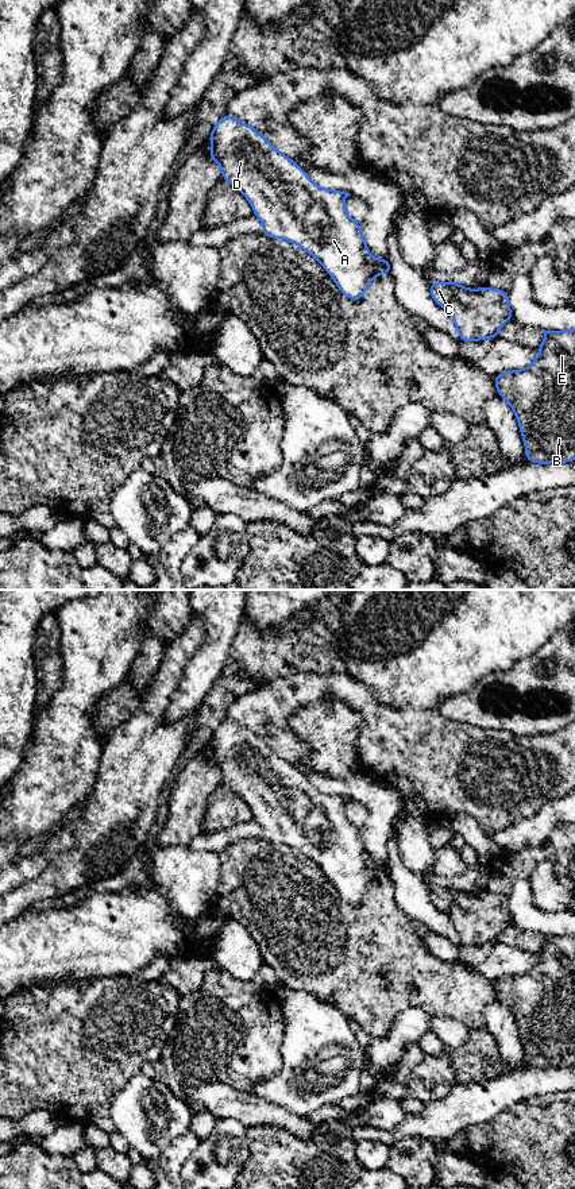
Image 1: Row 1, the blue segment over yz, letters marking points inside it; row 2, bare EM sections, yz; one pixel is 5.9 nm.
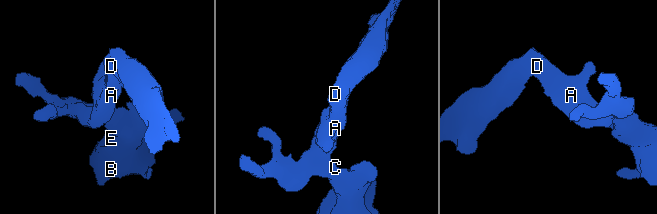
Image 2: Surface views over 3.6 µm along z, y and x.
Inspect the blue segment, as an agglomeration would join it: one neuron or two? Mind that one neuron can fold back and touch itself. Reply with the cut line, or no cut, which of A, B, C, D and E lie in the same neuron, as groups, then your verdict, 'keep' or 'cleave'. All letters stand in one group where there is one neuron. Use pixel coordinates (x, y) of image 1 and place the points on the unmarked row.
cut yz (460, 890), (455, 895), (452, 908), (447, 914); groups A C D / B E; cleave

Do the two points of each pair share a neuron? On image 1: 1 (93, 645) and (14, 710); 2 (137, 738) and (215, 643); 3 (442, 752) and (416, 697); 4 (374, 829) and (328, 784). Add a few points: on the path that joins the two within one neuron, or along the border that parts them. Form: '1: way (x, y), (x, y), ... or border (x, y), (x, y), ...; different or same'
1: border (37, 706), (33, 714), (33, 734), (30, 737); different
2: border (186, 666), (163, 717), (168, 724); different
3: border (390, 706), (435, 709); different
4: way (374, 813), (374, 807), (354, 787), (344, 787); same

